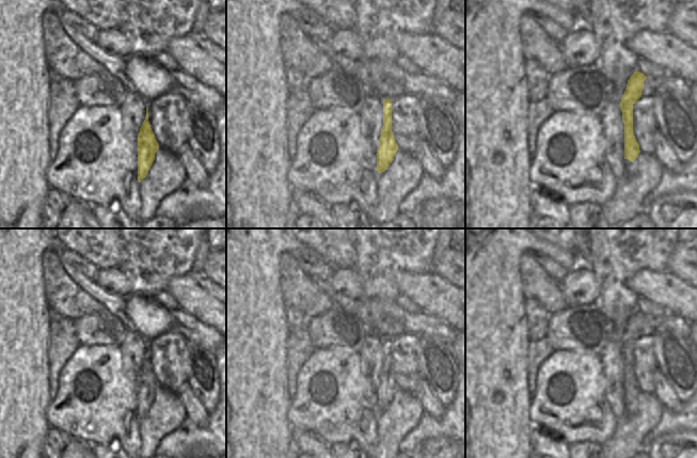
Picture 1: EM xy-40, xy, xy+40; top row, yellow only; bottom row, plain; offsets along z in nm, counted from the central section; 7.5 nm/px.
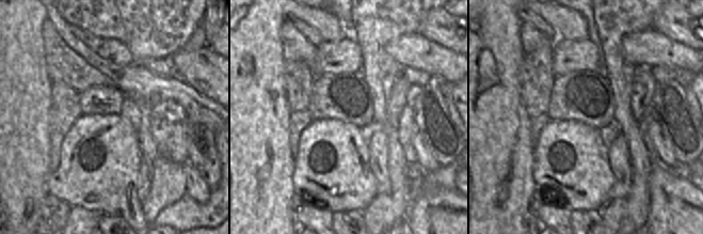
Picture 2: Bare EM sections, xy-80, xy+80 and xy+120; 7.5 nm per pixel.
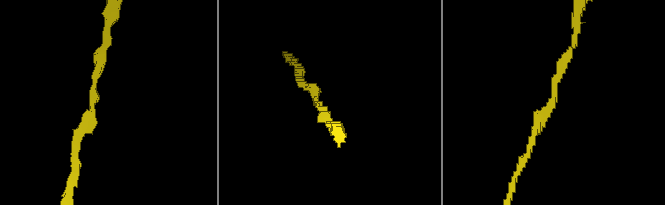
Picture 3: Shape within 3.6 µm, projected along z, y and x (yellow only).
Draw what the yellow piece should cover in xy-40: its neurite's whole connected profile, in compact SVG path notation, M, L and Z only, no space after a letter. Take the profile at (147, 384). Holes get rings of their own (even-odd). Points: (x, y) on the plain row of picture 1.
M148 346L146 347L146 357L138 374L138 421L146 416L154 399L159 384L148 361Z

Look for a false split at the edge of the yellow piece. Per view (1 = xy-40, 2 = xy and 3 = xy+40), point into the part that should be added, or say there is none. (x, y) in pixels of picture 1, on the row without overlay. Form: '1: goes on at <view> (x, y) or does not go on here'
1: does not go on here
2: does not go on here
3: does not go on here

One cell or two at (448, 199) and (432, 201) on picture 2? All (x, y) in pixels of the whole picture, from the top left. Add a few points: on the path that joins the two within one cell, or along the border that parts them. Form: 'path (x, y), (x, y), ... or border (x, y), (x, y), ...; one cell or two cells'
path (444, 201), (436, 201); one cell

